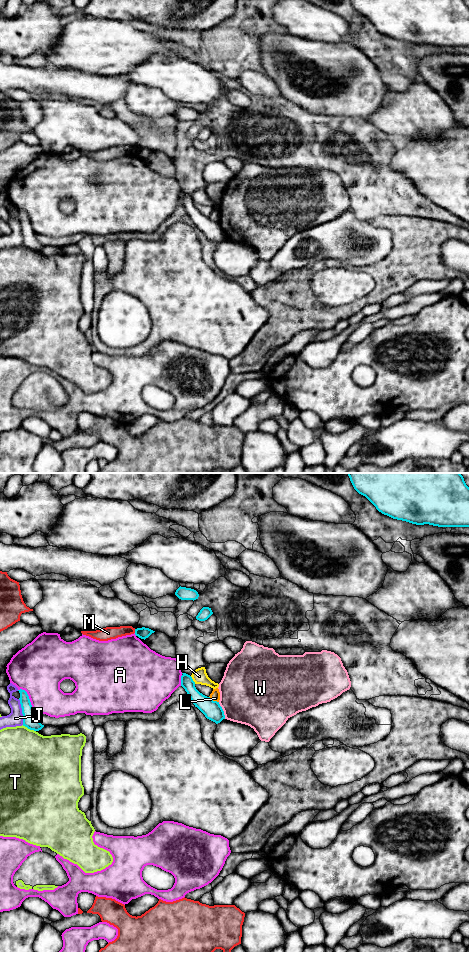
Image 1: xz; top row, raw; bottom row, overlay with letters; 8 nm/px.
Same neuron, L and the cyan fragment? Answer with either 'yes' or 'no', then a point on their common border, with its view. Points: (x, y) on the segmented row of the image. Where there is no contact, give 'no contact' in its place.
no; contact xz (214, 701)

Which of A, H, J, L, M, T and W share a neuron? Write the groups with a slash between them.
A / H / J / L / M / T / W

